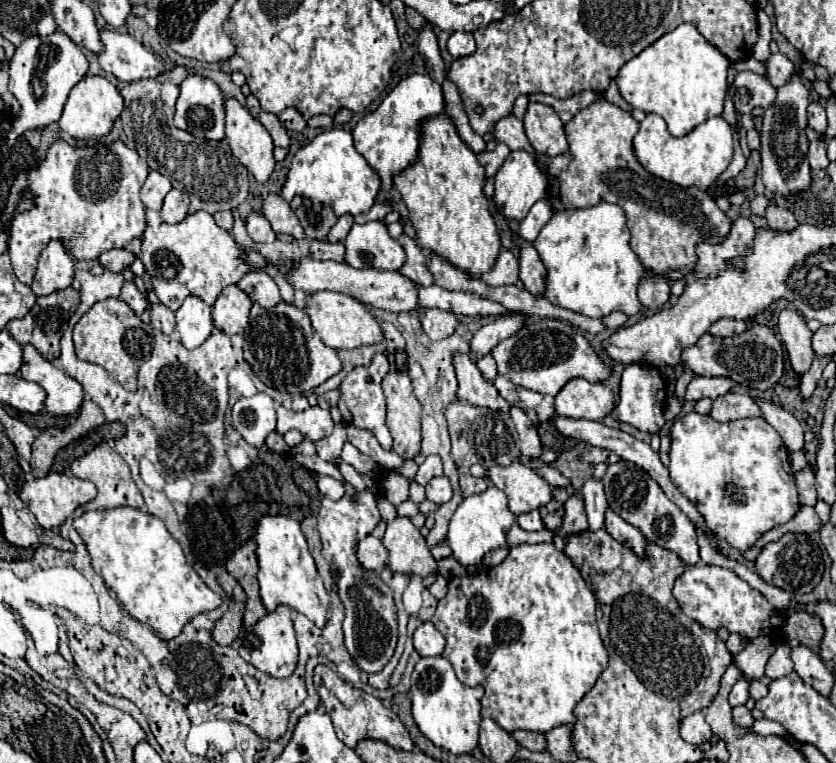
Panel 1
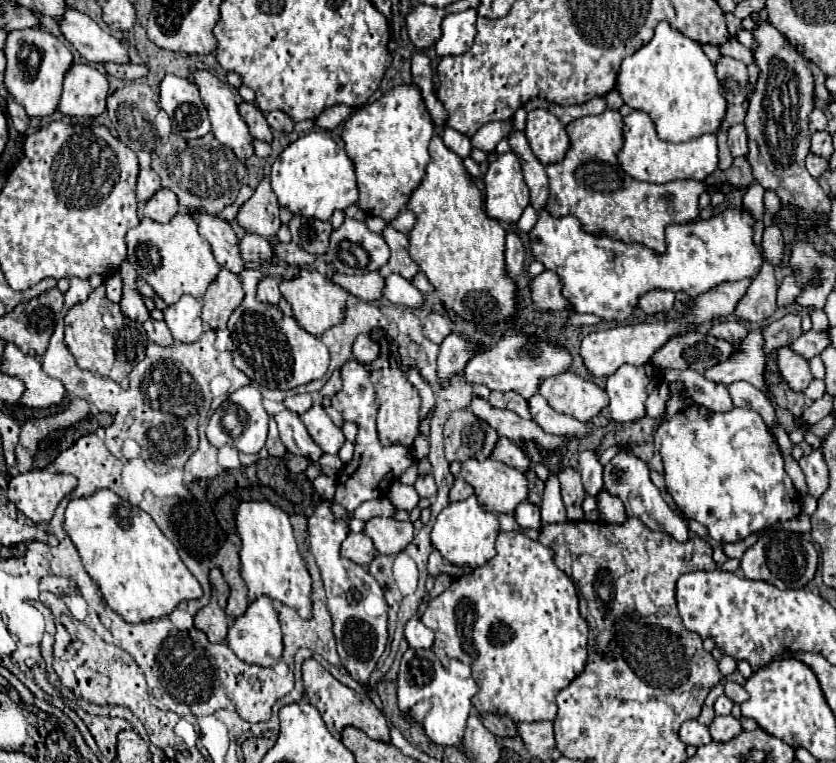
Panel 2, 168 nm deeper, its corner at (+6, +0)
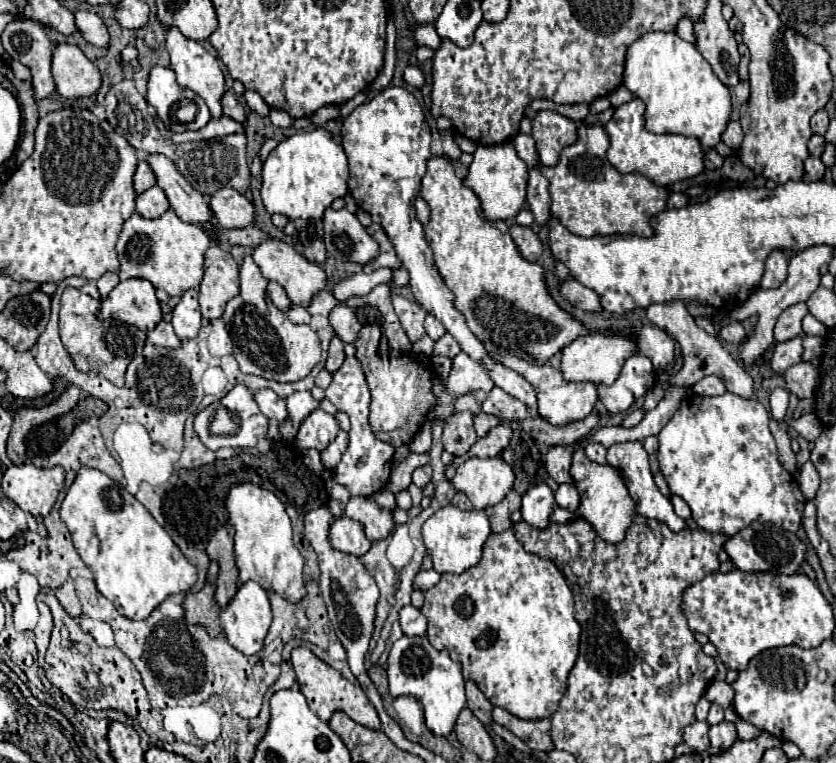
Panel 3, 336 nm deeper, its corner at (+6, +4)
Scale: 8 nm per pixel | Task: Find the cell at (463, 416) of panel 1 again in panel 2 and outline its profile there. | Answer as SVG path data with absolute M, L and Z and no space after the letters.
M470 409L454 411L444 427L444 451L448 461L466 461L470 457L484 461L492 455L498 433Z

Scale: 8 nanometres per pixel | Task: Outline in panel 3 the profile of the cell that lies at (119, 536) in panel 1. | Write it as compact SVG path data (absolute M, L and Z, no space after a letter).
M82 467L82 471L78 471L76 481L70 485L62 501L60 517L72 535L74 549L88 565L88 569L94 573L98 591L114 603L120 615L128 619L146 619L166 597L174 593L184 593L196 583L196 569L182 555L182 551L178 551L176 543L156 523L150 511L134 495L130 495L124 487L114 483L108 475L104 475L98 469Z

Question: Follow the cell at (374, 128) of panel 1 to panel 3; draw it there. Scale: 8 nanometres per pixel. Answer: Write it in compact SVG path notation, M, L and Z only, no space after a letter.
M386 87L378 91L370 101L364 105L356 107L346 119L342 127L342 145L348 157L350 165L350 181L348 189L352 197L356 199L358 207L370 213L374 223L380 223L390 237L402 265L410 273L410 287L414 291L416 301L432 315L436 315L448 333L462 345L462 349L472 357L478 359L490 369L490 377L494 383L504 389L508 395L520 399L522 403L528 405L528 409L538 407L536 391L534 387L518 373L512 369L500 365L498 361L490 359L484 345L476 339L476 335L466 327L466 321L462 319L462 313L454 307L450 295L450 289L444 285L442 277L438 275L438 269L434 267L432 251L424 239L422 223L414 215L414 199L416 195L400 195L400 189L404 187L404 181L416 181L418 179L418 189L420 181L426 175L426 161L430 159L430 143L432 143L432 133L426 123L424 111L418 103L418 99L406 91L404 87Z

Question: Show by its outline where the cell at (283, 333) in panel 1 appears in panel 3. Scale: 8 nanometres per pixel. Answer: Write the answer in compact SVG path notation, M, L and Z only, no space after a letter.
M252 253L244 255L244 263L240 267L240 295L226 305L222 317L226 327L230 327L234 345L240 347L234 349L238 367L242 373L266 377L280 383L300 381L320 363L320 337L310 329L310 325L294 325L284 311L274 307L266 295L266 285L268 279L254 263Z

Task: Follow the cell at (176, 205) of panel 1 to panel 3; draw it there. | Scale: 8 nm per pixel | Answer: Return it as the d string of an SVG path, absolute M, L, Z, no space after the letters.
M158 185L150 187L148 191L136 197L136 213L140 213L146 219L158 219L168 209L170 209L170 203L166 199L166 193Z

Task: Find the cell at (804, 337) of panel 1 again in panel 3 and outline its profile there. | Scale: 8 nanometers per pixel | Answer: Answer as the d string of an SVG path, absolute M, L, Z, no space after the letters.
M800 361L792 367L788 367L786 373L784 373L784 379L786 379L786 389L790 393L798 395L800 399L802 397L812 397L816 387L818 387L818 373L806 361Z

